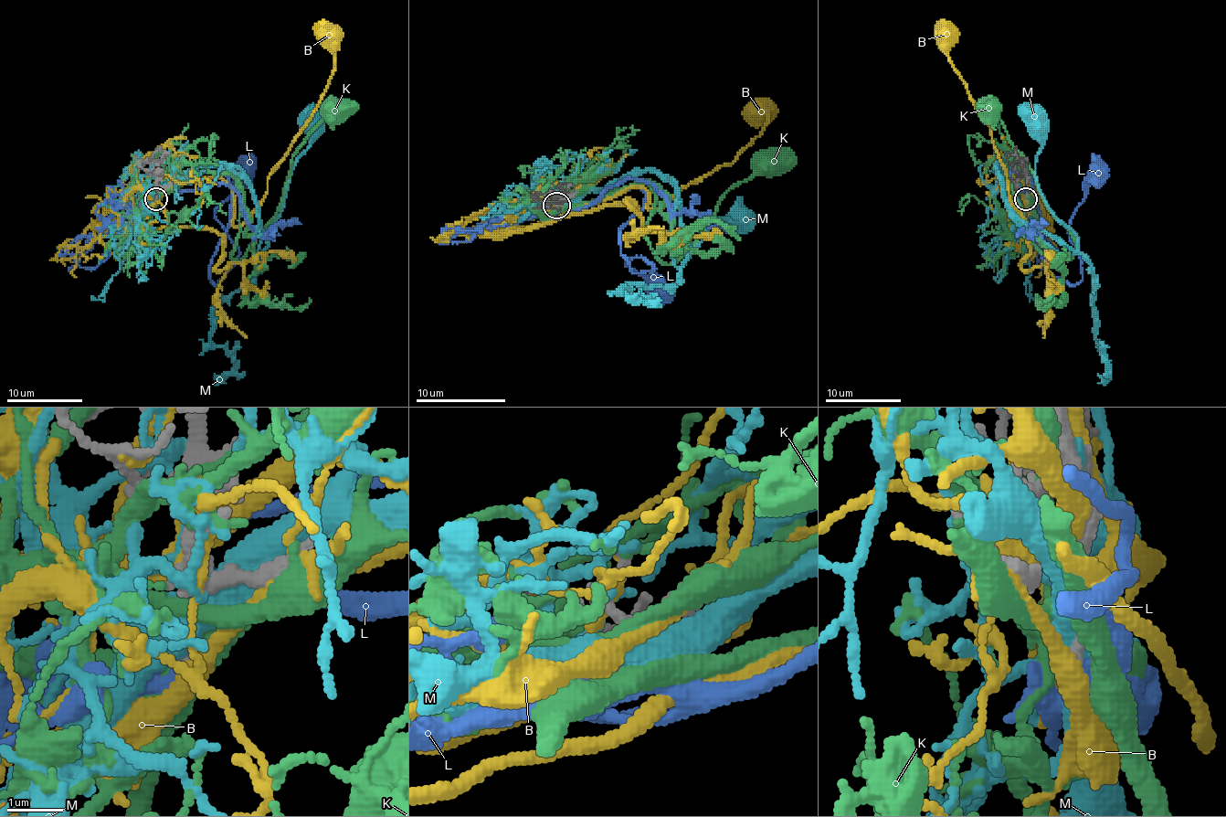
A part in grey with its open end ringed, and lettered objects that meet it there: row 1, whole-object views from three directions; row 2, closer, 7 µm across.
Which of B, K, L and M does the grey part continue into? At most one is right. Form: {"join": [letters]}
{"join": ["L"]}

